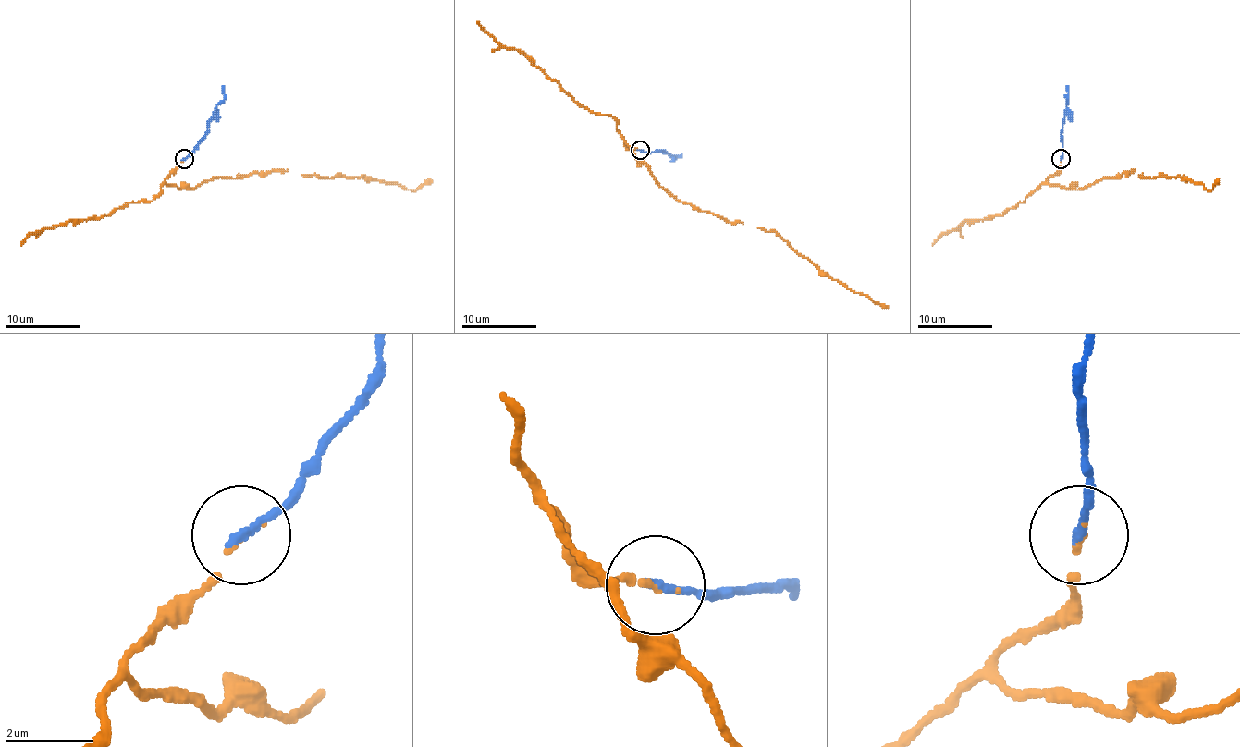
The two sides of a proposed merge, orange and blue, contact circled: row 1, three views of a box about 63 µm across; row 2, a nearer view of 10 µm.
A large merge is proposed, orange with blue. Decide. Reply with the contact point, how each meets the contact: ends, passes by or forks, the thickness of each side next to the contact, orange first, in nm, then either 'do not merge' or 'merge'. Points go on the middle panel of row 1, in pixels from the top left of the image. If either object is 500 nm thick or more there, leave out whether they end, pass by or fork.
(640, 150) | orange ends | blue ends | 70/200 nm | merge

